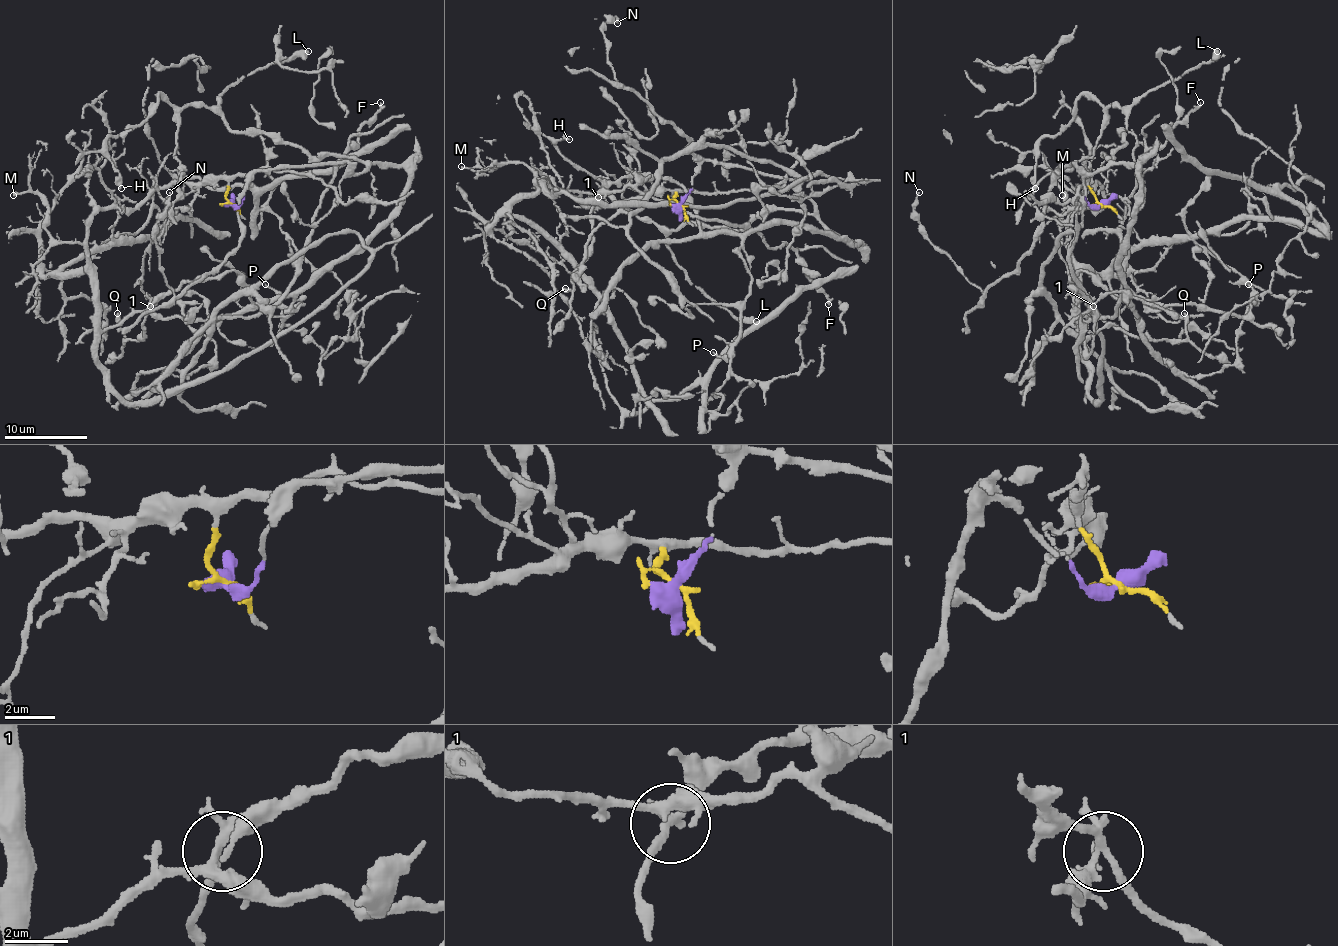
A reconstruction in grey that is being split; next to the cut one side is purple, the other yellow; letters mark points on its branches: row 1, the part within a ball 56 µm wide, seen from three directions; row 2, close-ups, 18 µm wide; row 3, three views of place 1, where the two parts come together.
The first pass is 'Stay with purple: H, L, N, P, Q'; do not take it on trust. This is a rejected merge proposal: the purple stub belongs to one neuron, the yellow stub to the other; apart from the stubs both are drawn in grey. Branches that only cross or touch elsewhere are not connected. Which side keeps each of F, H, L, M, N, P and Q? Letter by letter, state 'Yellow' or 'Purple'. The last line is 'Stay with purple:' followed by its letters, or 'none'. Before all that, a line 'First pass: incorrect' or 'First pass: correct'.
First pass: correct
F: Yellow
H: Purple
L: Purple
M: Yellow
N: Purple
P: Purple
Q: Purple
Stay with purple: H, L, N, P, Q

